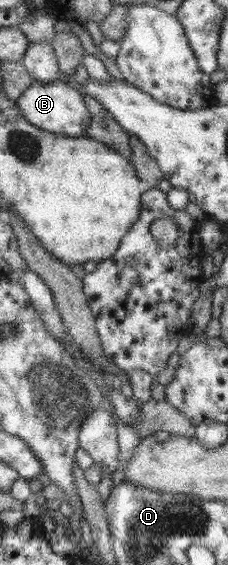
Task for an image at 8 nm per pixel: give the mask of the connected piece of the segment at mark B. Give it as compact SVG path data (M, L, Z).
M56 79L47 83L36 80L30 88L17 100L24 116L40 130L52 131L70 137L84 136L90 128L91 113L82 101L83 96L75 88L68 86L64 79Z

